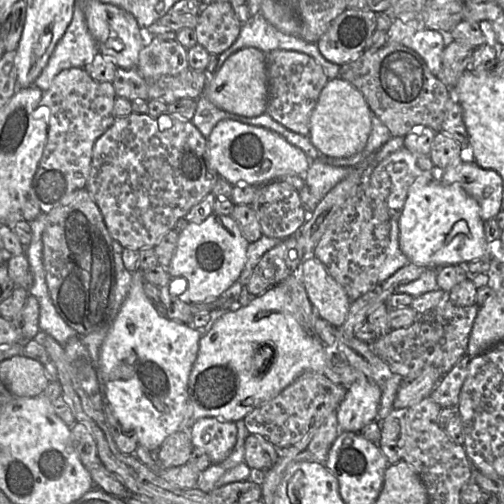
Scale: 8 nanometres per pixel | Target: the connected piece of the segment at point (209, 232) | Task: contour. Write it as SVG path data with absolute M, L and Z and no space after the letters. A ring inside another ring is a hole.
M213 212L201 222L188 223L178 234L176 249L167 268L171 278L168 283L170 292L189 304L218 298L238 280L246 263L248 244L236 221L230 215Z

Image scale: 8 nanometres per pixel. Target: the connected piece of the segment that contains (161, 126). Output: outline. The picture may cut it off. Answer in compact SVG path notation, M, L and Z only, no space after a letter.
M131 113L125 117L115 118L112 125L97 139L92 153L89 177L86 189L93 201L100 209L104 223L111 238L118 241L124 248L141 250L143 248L155 247L161 238L171 229L180 218L183 218L189 210L198 204L207 194L211 193L218 174L210 166L207 155L207 138L189 120L182 120L177 116L165 113L157 118L152 118L148 114Z

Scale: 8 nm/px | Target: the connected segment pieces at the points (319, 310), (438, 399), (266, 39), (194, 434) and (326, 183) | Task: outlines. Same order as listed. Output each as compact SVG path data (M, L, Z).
M317 258L302 263L302 283L317 316L336 328L341 327L352 302Z
M464 356L454 367L443 376L430 397L442 409L447 407L457 407L460 392L468 375L470 357Z
M260 12L255 14L249 22L241 26L236 41L218 55L216 69L209 77L215 75L231 54L246 47L257 48L263 53L278 49L301 52L312 57L323 68L329 80L339 77L340 66L327 61L319 52L316 43L309 43L299 37L277 30Z
M204 417L191 424L188 435L194 448L202 450L211 464L218 464L232 452L237 441L237 426L235 422Z
M310 160L310 165L302 177L305 185L309 187L311 195L319 201L350 172L352 167L336 167L321 161Z

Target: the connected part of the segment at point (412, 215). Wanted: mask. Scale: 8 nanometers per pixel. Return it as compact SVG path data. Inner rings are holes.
M418 177L410 186L399 216L399 247L410 263L440 269L478 259L489 253L478 202L459 184Z

